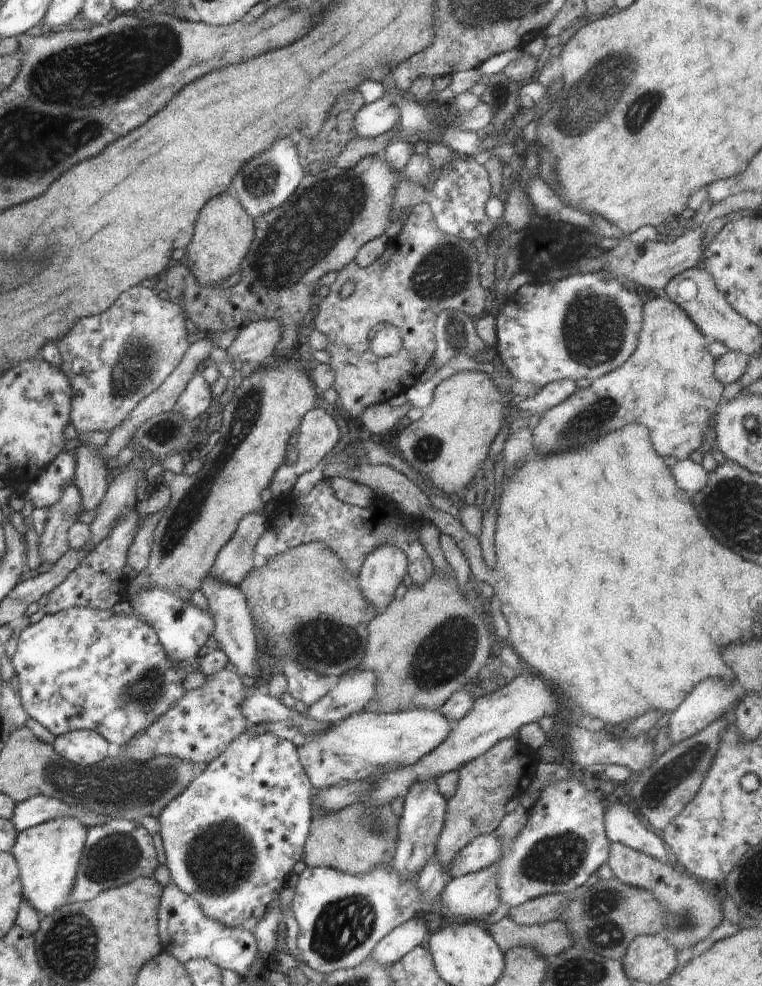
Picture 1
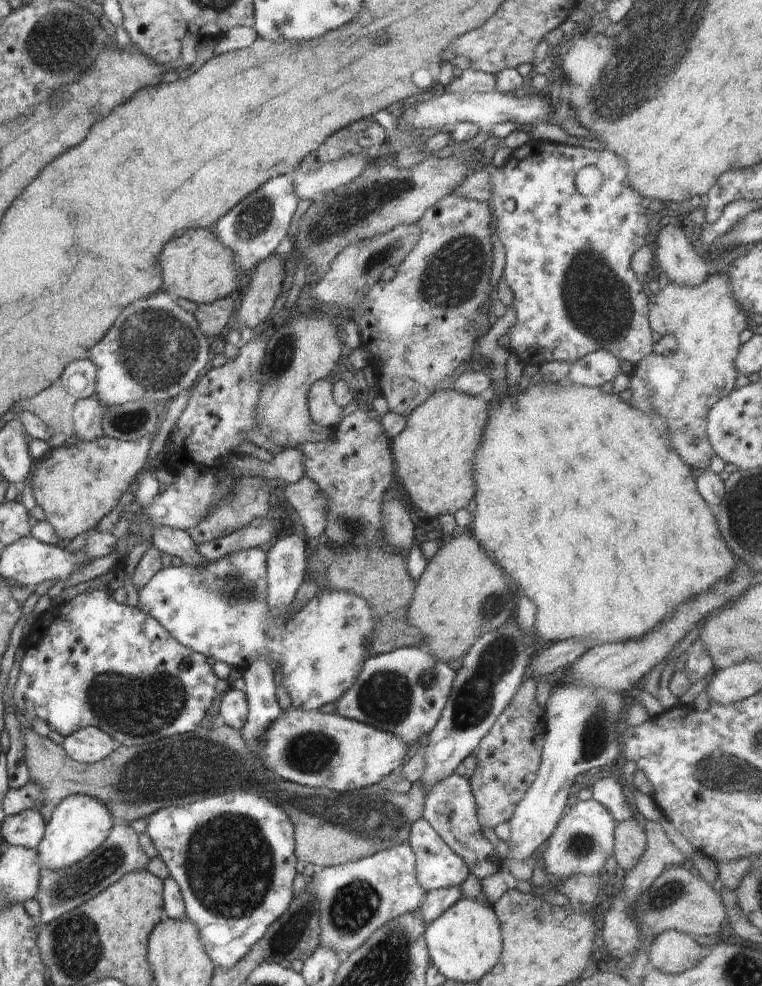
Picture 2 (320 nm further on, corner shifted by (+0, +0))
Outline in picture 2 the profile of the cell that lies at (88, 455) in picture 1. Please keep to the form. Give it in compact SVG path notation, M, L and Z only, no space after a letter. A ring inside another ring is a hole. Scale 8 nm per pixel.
M94 396L78 399L72 412L75 436L82 441L104 436L103 412L102 404Z

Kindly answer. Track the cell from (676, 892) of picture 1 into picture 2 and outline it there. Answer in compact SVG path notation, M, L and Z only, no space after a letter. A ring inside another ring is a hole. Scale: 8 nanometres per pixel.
M628 818L628 820L617 824L615 827L613 856L616 858L618 866L626 873L639 864L639 858L646 851L646 848L645 831L635 819Z

